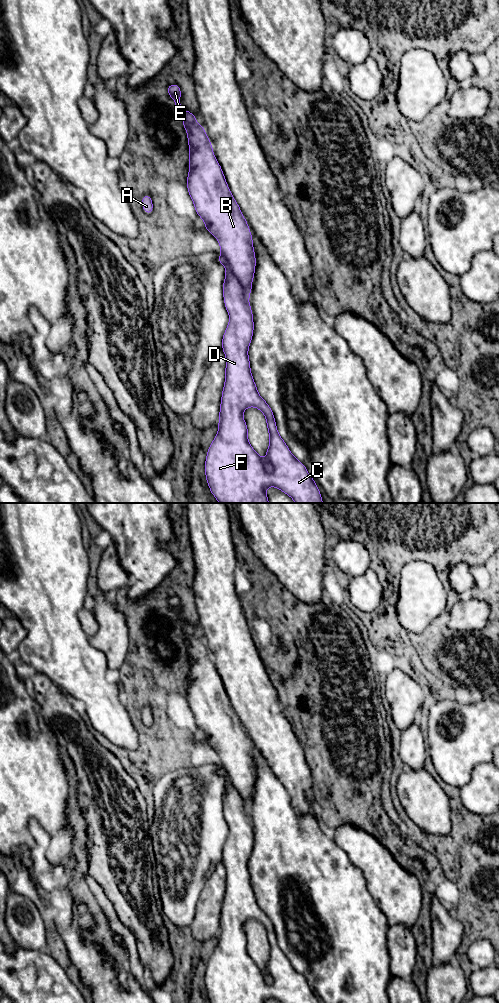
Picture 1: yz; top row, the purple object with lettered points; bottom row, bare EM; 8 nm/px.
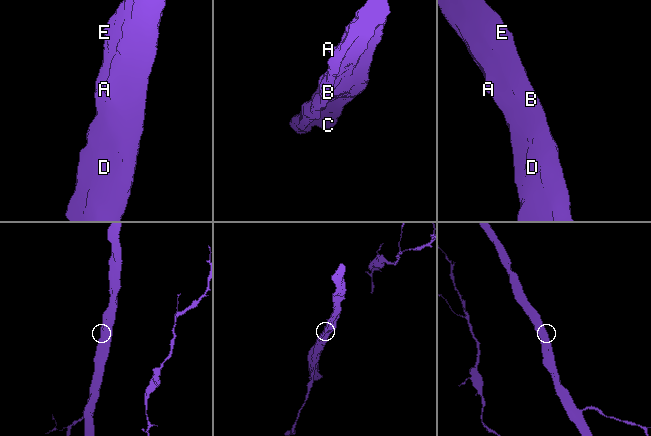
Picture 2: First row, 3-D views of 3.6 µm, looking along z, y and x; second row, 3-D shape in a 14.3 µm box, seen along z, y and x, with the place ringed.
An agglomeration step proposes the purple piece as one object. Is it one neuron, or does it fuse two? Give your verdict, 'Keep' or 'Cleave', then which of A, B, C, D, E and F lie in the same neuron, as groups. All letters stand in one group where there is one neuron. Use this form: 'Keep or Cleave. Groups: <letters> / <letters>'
Keep. Groups: A B C D E F

